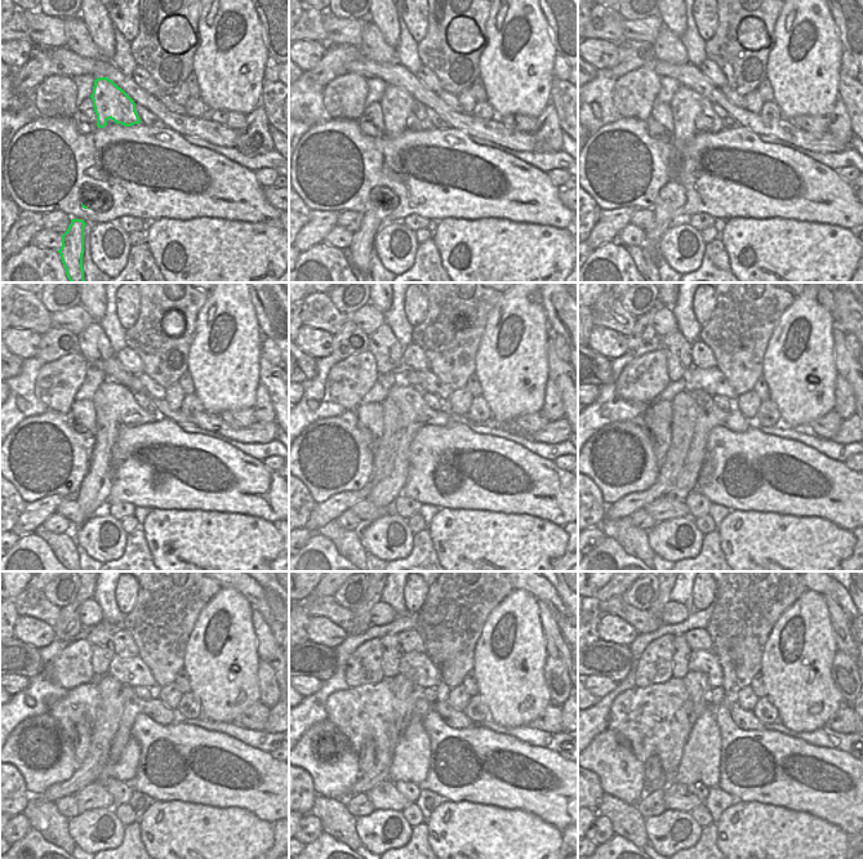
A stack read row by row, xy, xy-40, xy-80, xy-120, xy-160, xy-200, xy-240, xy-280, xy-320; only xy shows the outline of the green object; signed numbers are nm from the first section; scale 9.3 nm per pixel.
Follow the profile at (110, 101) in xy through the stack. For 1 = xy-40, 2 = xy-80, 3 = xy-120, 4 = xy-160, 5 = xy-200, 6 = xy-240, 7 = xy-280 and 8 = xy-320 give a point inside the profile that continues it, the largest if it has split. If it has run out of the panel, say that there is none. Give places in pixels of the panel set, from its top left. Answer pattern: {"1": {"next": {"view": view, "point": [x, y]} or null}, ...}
{"1": {"next": {"view": "xy-40", "point": [396, 102]}}, "2": {"next": {"view": "xy-80", "point": [686, 103]}}, "3": {"next": {"view": "xy-120", "point": [96, 486]}}, "4": {"next": {"view": "xy-160", "point": [418, 414]}}, "5": {"next": {"view": "xy-200", "point": [708, 415]}}, "6": {"next": {"view": "xy-240", "point": [133, 706]}}, "7": {"next": {"view": "xy-280", "point": [458, 720]}}, "8": {"next": {"view": "xy-320", "point": [744, 720]}}}

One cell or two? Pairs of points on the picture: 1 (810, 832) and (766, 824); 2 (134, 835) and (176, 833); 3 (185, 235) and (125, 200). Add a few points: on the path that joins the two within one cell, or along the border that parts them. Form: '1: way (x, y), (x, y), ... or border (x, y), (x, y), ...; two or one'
1: way (800, 832), (777, 832); one
2: border (138, 820), (141, 840), (145, 845); two
3: border (186, 219), (152, 219), (147, 223); two

